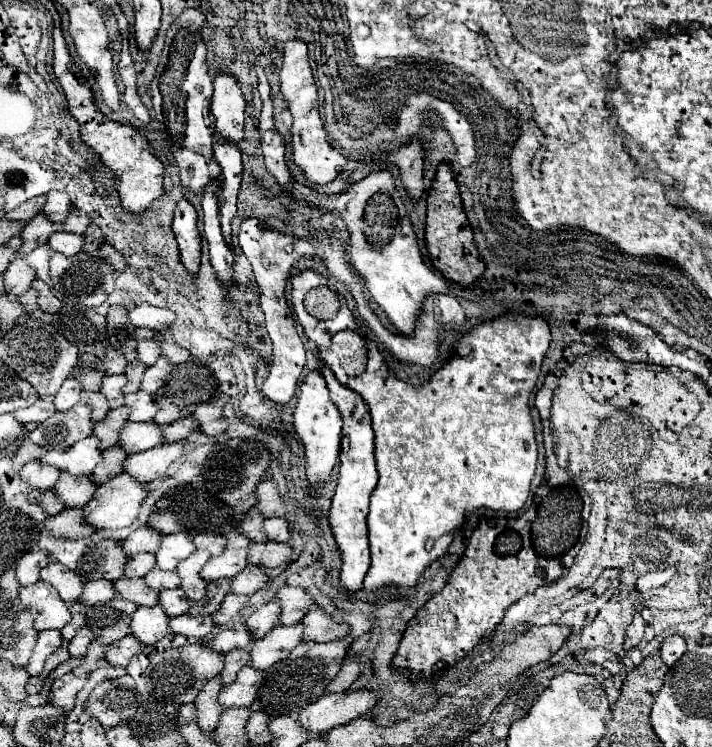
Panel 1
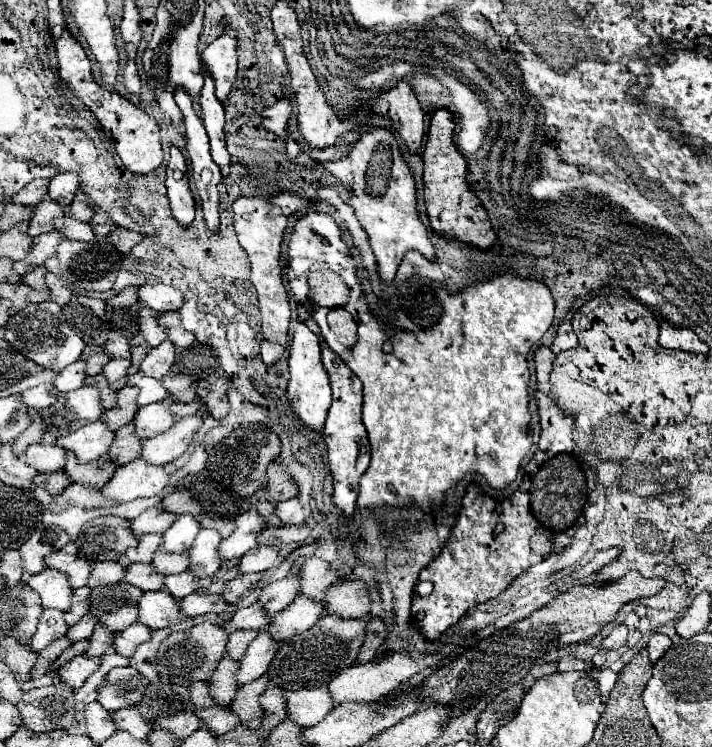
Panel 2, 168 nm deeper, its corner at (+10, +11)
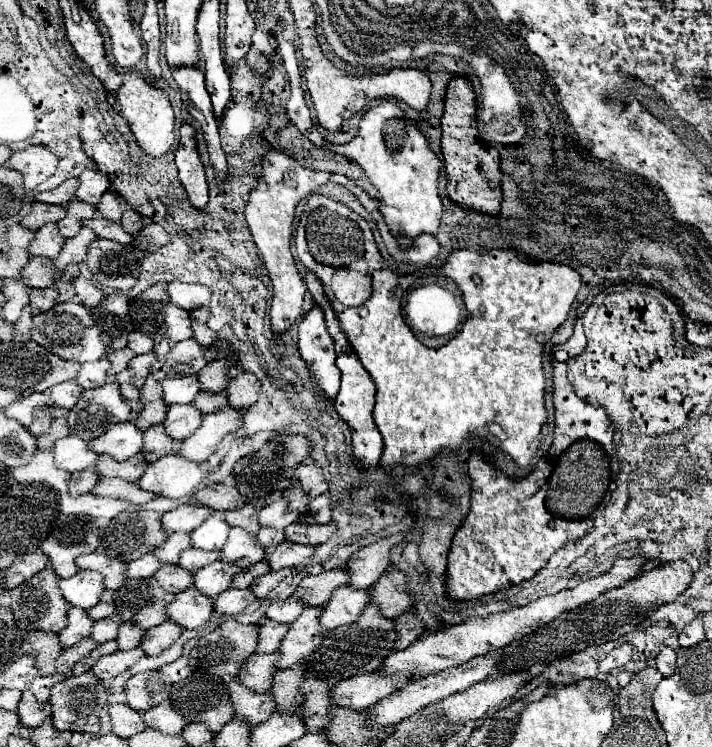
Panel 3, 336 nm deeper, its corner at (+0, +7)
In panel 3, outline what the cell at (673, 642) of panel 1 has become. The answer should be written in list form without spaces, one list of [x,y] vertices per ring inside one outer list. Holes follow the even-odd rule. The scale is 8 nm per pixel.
[[[662,648],[660,654],[656,656],[656,668],[664,678],[672,676],[676,670],[676,652],[672,648]]]

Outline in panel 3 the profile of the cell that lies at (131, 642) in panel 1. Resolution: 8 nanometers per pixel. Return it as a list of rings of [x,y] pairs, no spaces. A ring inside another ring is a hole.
[[[166,620],[164,624],[146,630],[140,646],[142,646],[142,650],[144,650],[148,656],[158,656],[158,654],[164,652],[166,648],[170,648],[170,646],[178,640],[178,636],[180,636],[182,632],[184,632],[182,626]]]

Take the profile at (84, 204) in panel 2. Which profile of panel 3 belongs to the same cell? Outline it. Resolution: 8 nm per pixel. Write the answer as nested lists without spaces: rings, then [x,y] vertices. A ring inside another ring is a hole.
[[[110,190],[110,192],[106,192],[102,196],[102,200],[98,202],[96,208],[98,208],[98,212],[104,218],[108,218],[108,220],[120,220],[120,216],[128,208],[128,204],[126,204],[126,200],[120,194],[116,194],[116,192]]]

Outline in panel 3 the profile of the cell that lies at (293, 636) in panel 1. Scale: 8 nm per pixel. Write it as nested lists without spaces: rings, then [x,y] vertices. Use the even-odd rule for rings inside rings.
[[[342,586],[334,590],[332,598],[326,602],[326,610],[322,612],[322,626],[324,628],[338,628],[342,624],[352,624],[370,604],[368,590],[358,590],[352,586]]]

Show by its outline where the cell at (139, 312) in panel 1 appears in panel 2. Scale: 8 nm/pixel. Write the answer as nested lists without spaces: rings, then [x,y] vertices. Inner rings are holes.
[[[156,284],[156,286],[142,286],[138,288],[138,300],[140,304],[156,310],[156,312],[170,312],[170,310],[178,310],[184,302],[182,292],[164,286],[164,284]]]

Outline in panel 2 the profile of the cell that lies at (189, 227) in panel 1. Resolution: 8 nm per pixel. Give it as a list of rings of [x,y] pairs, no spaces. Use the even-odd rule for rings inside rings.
[[[172,146],[172,158],[166,166],[166,190],[170,200],[170,210],[180,226],[190,226],[194,220],[194,198],[186,178],[184,156]]]

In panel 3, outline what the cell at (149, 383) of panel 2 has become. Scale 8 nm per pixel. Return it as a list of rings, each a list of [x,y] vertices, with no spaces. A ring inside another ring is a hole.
[[[186,376],[186,378],[166,378],[162,382],[164,388],[164,400],[168,404],[190,404],[194,396],[202,390],[202,384],[198,382],[196,376]]]

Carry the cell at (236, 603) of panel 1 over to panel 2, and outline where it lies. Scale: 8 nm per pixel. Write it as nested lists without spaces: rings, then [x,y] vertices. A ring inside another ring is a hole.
[[[244,574],[244,576],[238,576],[230,582],[224,584],[224,592],[222,592],[222,598],[226,602],[236,602],[238,596],[242,596],[254,582],[258,582],[262,578],[262,574]]]

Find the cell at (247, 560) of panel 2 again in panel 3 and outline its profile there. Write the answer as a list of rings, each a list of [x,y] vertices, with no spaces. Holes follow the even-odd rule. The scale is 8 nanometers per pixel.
[[[282,542],[268,554],[268,564],[272,570],[282,570],[290,566],[300,566],[314,554],[314,546],[306,544],[294,544],[294,542]]]

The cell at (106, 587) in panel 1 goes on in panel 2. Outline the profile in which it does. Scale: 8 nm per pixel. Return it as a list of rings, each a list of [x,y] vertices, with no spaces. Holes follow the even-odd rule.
[[[96,562],[92,574],[88,576],[88,586],[94,588],[98,584],[116,584],[124,578],[124,566],[120,562]]]

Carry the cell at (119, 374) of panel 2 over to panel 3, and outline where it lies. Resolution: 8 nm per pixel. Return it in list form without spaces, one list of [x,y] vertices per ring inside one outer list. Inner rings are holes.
[[[148,352],[148,354],[142,354],[142,356],[136,356],[130,360],[130,368],[134,372],[134,378],[132,378],[132,384],[142,388],[142,384],[146,382],[148,374],[150,374],[150,368],[152,364],[156,362],[156,354],[154,352]]]

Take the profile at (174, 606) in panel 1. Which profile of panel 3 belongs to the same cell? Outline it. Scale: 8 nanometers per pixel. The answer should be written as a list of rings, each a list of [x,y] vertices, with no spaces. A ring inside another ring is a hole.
[[[222,560],[200,568],[194,572],[194,588],[204,592],[206,596],[218,596],[226,588],[230,588],[232,578],[240,572],[236,564],[224,564]]]

